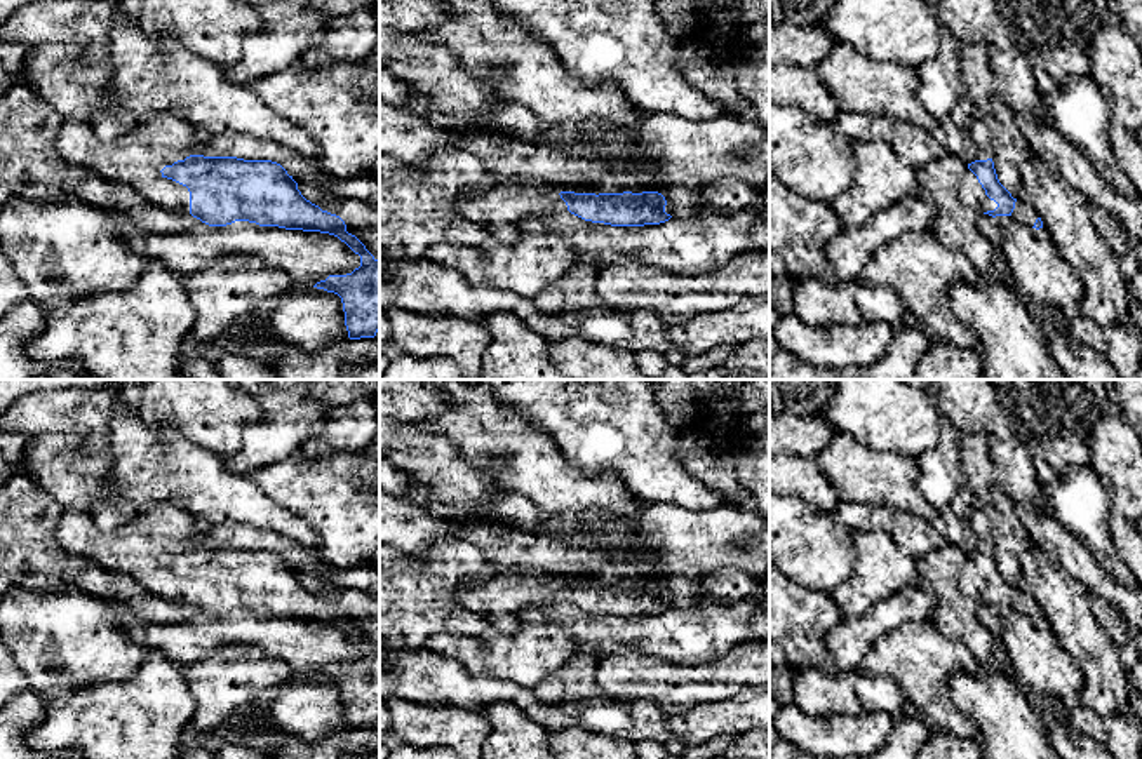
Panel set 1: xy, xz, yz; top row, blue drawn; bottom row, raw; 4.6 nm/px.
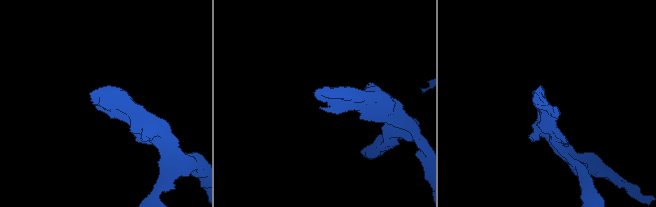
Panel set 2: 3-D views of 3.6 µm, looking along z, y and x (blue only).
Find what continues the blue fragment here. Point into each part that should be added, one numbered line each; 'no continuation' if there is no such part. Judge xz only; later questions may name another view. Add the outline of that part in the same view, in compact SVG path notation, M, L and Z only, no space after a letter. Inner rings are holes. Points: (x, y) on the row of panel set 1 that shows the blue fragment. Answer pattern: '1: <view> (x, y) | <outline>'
1: xz (500, 209) | M498 183L486 191L460 193L460 209L463 216L489 230L494 237L519 240L522 219L527 216L550 216L568 211L554 186L533 186L515 183Z

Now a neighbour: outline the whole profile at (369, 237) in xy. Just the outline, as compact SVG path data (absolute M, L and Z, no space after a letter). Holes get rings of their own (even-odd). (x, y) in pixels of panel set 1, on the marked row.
M346 225L346 232L355 235L366 249L380 261L380 226L352 228Z

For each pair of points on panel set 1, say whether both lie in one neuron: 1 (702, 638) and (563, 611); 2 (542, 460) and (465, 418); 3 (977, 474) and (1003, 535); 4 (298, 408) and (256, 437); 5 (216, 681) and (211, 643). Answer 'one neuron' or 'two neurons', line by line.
1: one neuron
2: one neuron
3: one neuron
4: one neuron
5: two neurons

